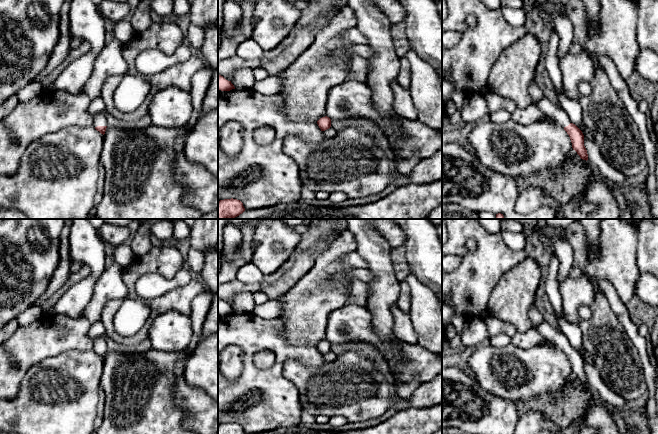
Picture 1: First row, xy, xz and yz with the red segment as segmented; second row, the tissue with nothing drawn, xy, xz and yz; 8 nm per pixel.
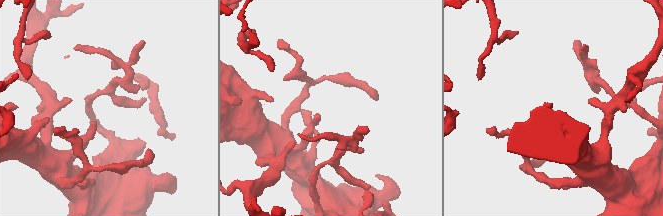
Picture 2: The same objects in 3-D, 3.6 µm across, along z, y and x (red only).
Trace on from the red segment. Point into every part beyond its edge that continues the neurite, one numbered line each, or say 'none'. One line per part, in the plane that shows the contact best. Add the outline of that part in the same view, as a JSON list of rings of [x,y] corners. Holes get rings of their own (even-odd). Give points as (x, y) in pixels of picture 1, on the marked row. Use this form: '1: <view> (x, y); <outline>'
1: xy (99, 119); [[[96,114],[93,116],[93,126],[107,126],[107,120],[104,114]]]

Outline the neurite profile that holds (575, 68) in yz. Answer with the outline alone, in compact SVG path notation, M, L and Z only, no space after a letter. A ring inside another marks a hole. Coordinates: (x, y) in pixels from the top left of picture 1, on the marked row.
M584 50L579 54L572 54L568 51L559 59L559 67L564 83L564 94L572 100L578 101L580 82L592 80L597 62Z

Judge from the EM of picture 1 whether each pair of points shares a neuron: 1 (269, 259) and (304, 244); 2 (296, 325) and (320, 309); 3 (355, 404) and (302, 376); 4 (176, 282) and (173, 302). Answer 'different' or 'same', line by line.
1: different
2: same
3: same
4: different

